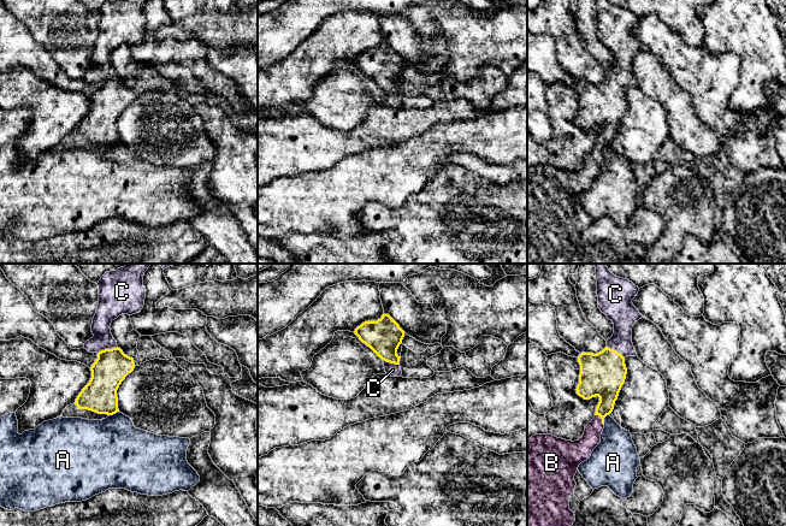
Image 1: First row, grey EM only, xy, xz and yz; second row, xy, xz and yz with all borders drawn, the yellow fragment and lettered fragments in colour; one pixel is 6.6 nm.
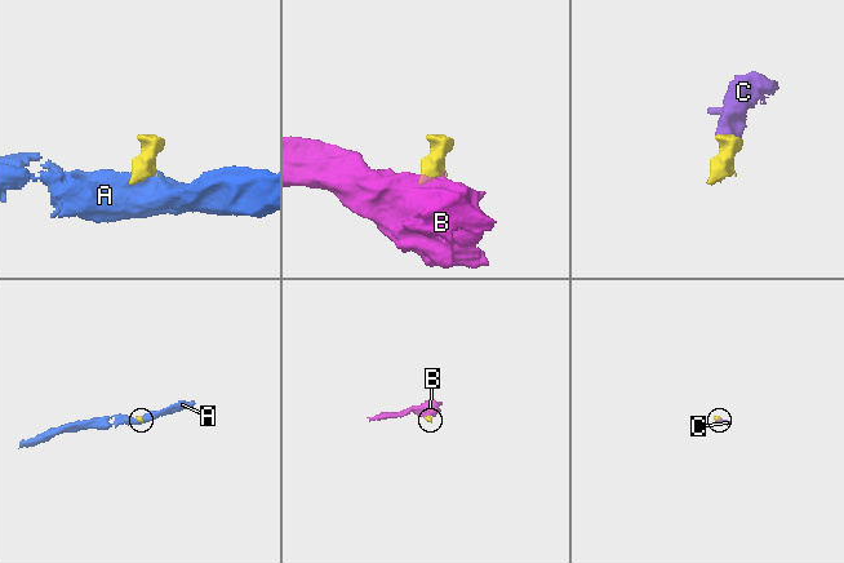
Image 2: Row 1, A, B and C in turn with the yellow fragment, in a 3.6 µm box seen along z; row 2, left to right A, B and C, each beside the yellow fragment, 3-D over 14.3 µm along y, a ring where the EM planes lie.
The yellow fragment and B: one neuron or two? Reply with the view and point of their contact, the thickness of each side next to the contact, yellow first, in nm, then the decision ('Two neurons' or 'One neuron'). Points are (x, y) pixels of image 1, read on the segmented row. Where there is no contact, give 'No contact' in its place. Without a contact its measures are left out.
Touches yellow at yz (601, 418). Thickness 220 nm (yellow) against 140 nm. One neuron

